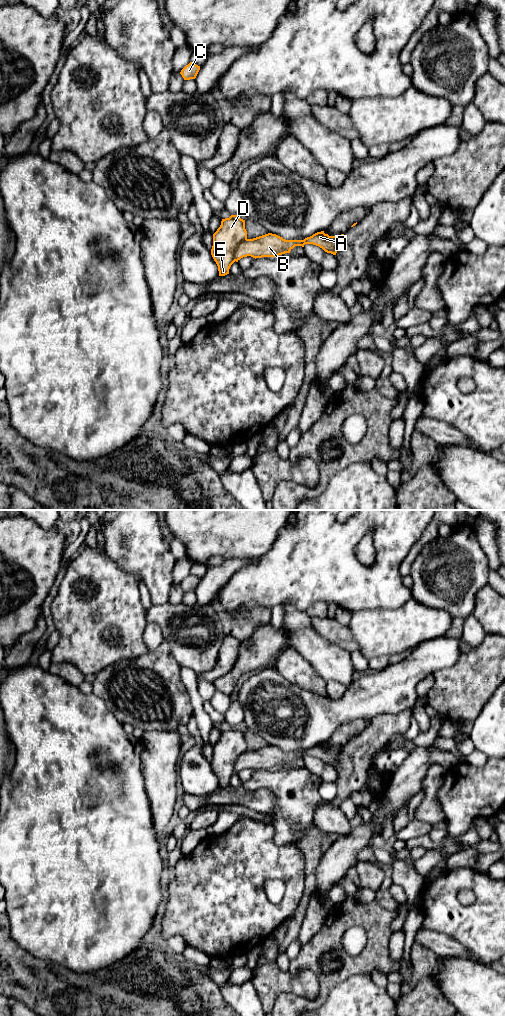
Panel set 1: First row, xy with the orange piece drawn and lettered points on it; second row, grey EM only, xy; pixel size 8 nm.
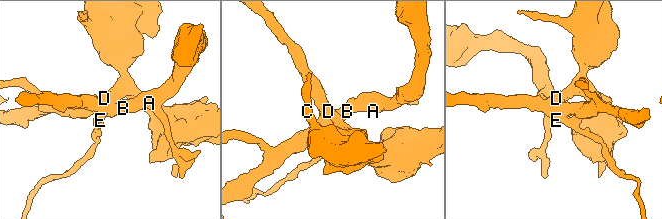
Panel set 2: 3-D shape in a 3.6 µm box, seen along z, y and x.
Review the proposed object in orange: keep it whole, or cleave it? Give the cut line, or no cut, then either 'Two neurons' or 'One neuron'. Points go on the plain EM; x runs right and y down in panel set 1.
Split along xy (246, 750), (235, 762), (234, 772). Two neurons

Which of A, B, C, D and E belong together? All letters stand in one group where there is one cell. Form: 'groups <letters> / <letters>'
groups A B / C D E

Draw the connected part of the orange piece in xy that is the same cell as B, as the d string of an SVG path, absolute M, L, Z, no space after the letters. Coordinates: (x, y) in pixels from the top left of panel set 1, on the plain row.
M324 743L317 744L304 752L285 752L282 749L268 745L253 751L242 753L234 765L235 773L251 768L253 770L277 769L290 765L295 758L304 759L305 756L313 756L322 760L325 764L336 767L337 758L344 746L329 748Z

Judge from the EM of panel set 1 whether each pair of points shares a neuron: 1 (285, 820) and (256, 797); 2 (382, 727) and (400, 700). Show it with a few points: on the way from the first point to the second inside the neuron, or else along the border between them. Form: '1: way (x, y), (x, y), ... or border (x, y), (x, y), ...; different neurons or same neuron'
1: border (263, 787), (275, 799), (267, 814); different neurons
2: border (410, 708), (395, 713), (380, 713), (369, 720); different neurons

